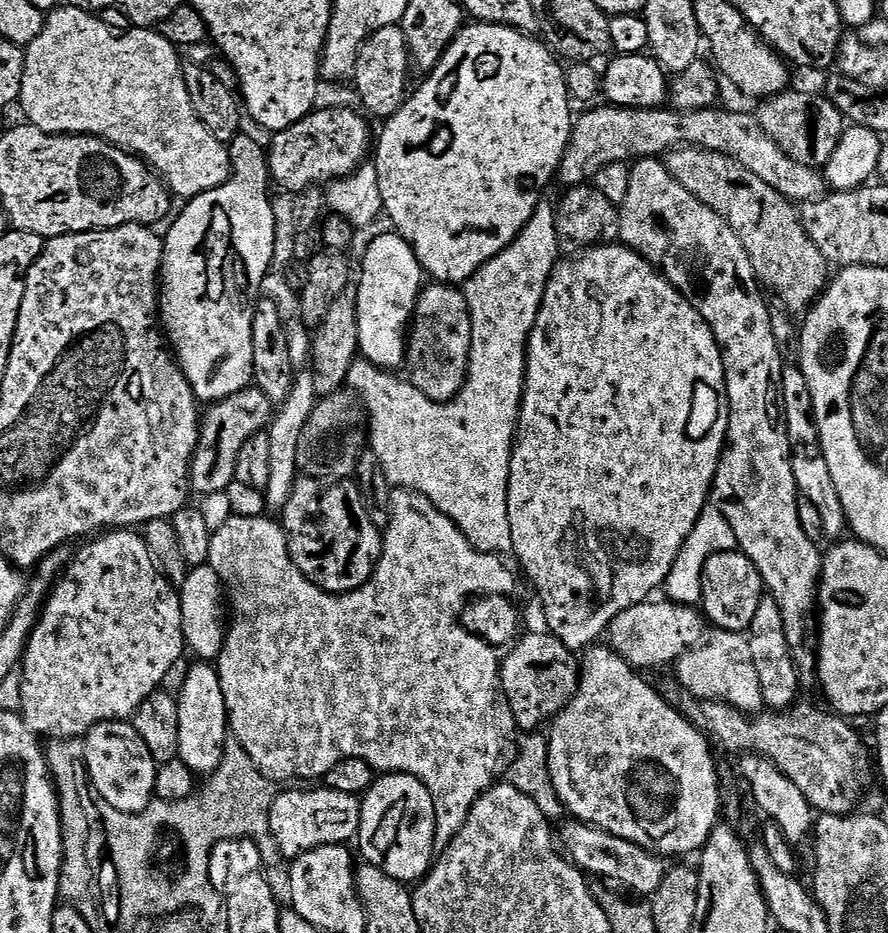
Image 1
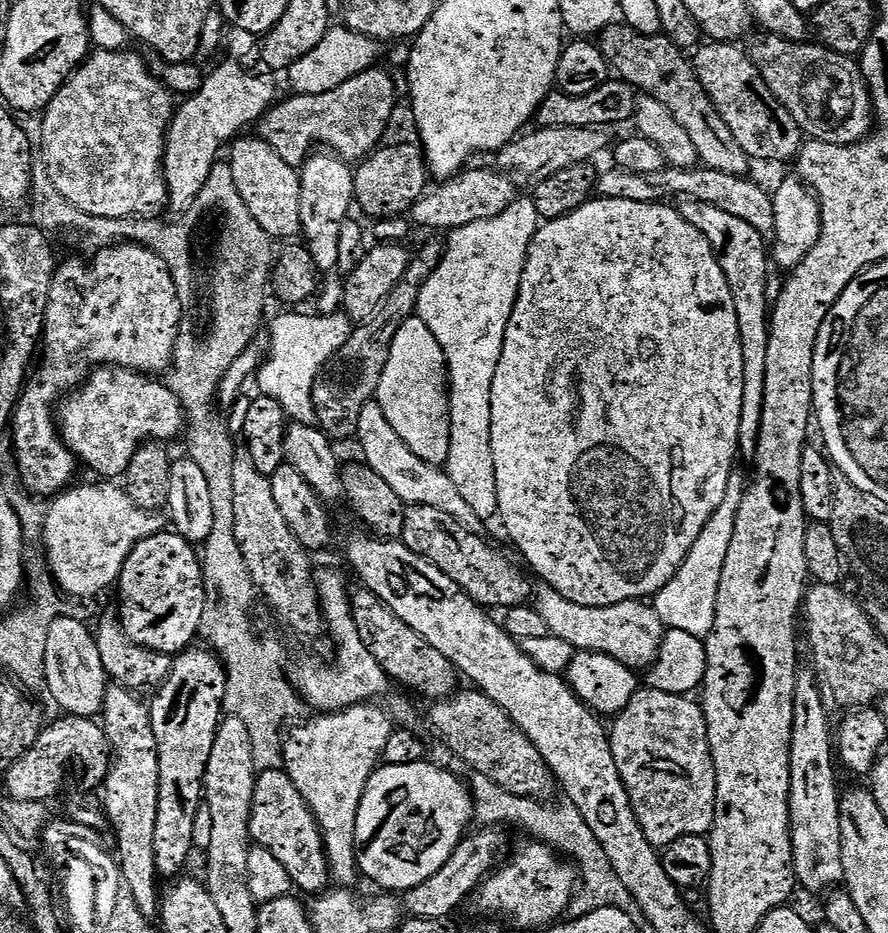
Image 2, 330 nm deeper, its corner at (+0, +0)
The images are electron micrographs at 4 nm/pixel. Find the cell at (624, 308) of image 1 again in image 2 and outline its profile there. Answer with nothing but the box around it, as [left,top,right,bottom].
[490,198,742,606]

